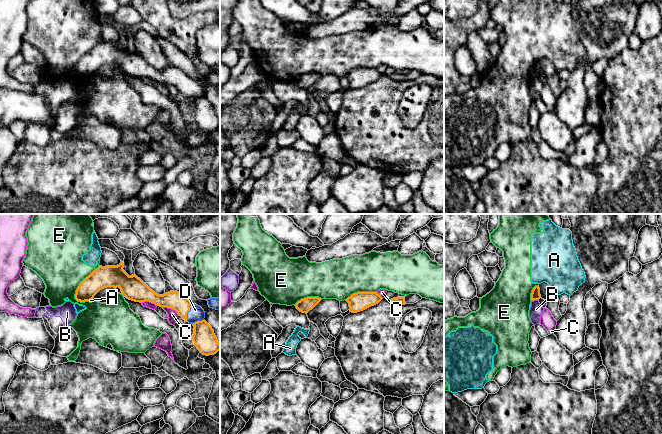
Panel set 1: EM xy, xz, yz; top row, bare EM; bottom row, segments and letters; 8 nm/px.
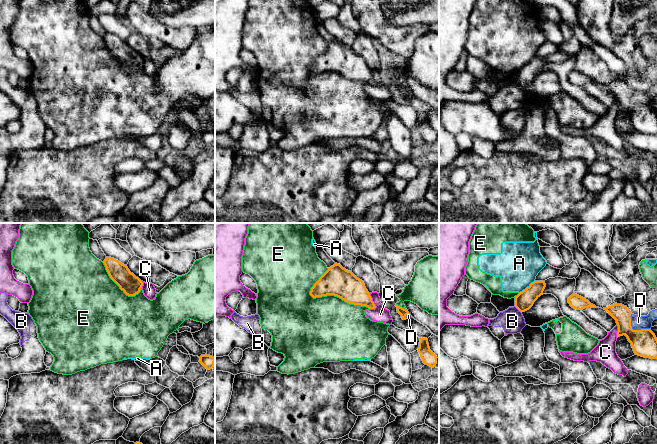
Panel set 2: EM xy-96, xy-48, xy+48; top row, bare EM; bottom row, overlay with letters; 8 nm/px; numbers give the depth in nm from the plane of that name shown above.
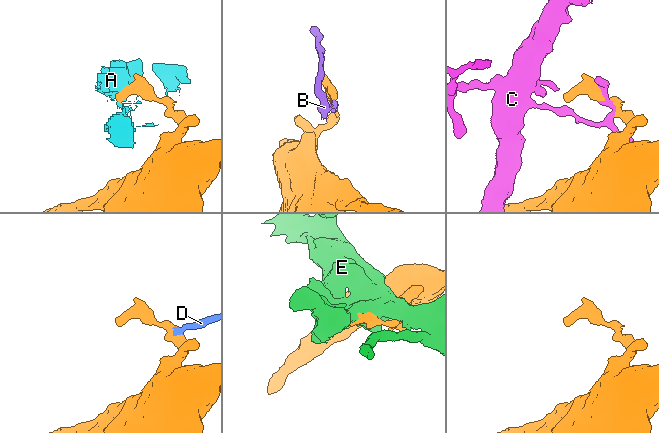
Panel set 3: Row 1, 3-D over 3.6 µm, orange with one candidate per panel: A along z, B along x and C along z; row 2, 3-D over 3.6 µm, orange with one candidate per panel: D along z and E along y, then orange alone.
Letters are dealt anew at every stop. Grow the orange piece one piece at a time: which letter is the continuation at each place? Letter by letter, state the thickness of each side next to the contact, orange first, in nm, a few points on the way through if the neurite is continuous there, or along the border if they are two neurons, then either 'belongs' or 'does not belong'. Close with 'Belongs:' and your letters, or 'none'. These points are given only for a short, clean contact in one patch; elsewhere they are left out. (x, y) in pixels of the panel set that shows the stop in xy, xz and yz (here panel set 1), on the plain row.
A: calibres 180 and 20 nm; border xy (91, 75), (89, 77); does not belong
B: calibres 80 and 100 nm; border yz (537, 75), (531, 77); does not belong
C: calibres 140 and 80 nm; does not belong
D: calibres 140 and 120 nm; way xy (173, 75), (188, 87), (196, 89); belongs
E: calibres 180 and 380 nm; does not belong
Belongs: D

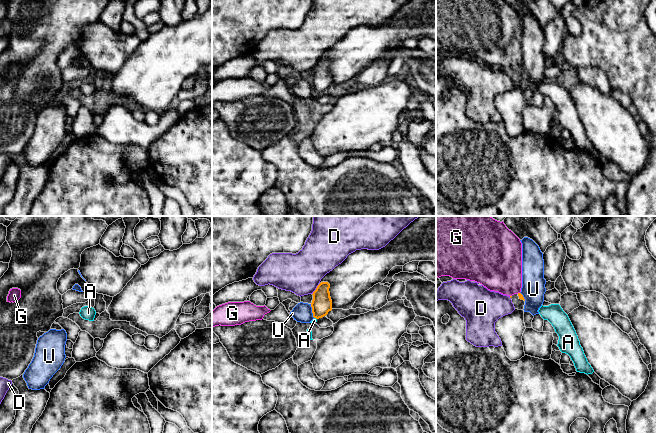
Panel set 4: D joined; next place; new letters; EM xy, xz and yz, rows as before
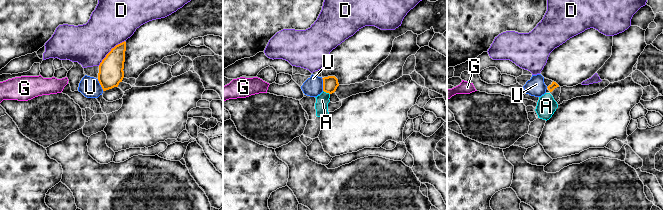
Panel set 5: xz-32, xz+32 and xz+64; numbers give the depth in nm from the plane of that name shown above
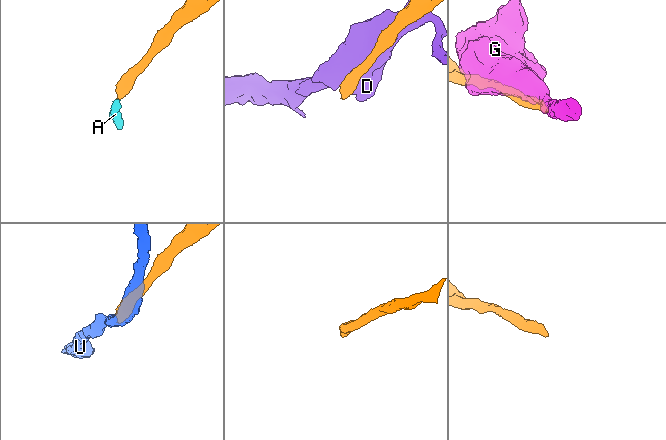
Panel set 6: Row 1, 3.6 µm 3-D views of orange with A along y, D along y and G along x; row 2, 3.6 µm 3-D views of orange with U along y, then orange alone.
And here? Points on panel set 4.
A: calibres 160 and 30 nm; way xz (321, 80), (315, 93), (314, 96); belongs
D: calibres 160 and 320 nm; does not belong
G: does not belong
U: calibres 160 and 160 nm; border xz (310, 80), (314, 93); does not belong
Belongs: A

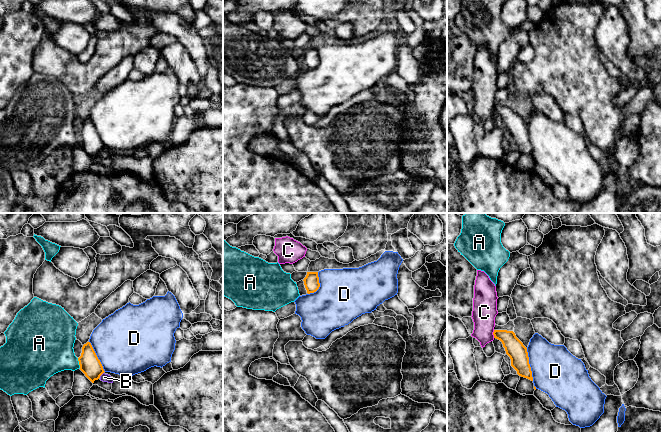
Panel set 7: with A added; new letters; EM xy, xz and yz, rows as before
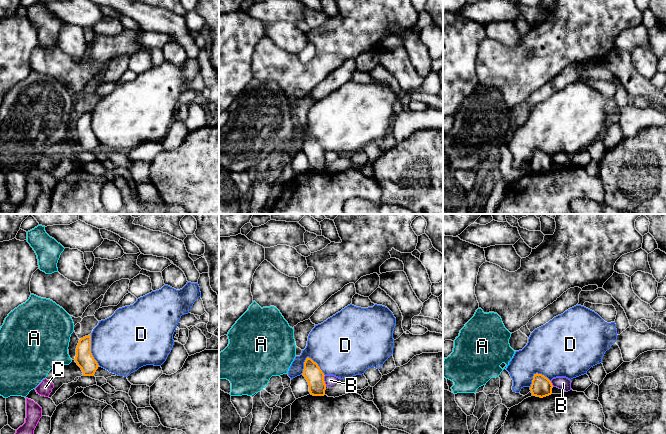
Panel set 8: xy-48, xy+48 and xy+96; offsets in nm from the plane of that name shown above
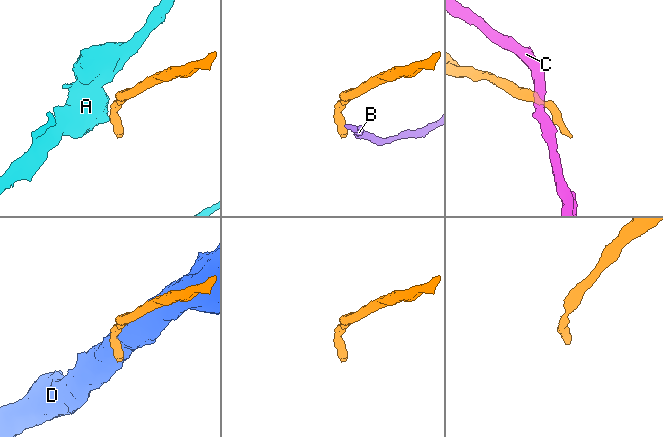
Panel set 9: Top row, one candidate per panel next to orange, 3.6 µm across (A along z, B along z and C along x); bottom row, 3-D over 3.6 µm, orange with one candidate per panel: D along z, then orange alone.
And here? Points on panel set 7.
A: calibres 170 and 360 nm; does not belong
B: calibres 170 and 70 nm; border xy (103, 148), (99, 153); does not belong
C: calibres 150 and 190 nm; border yz (494, 106), (493, 113); does not belong
D: calibres 150 and 380 nm; does not belong
Belongs: none

